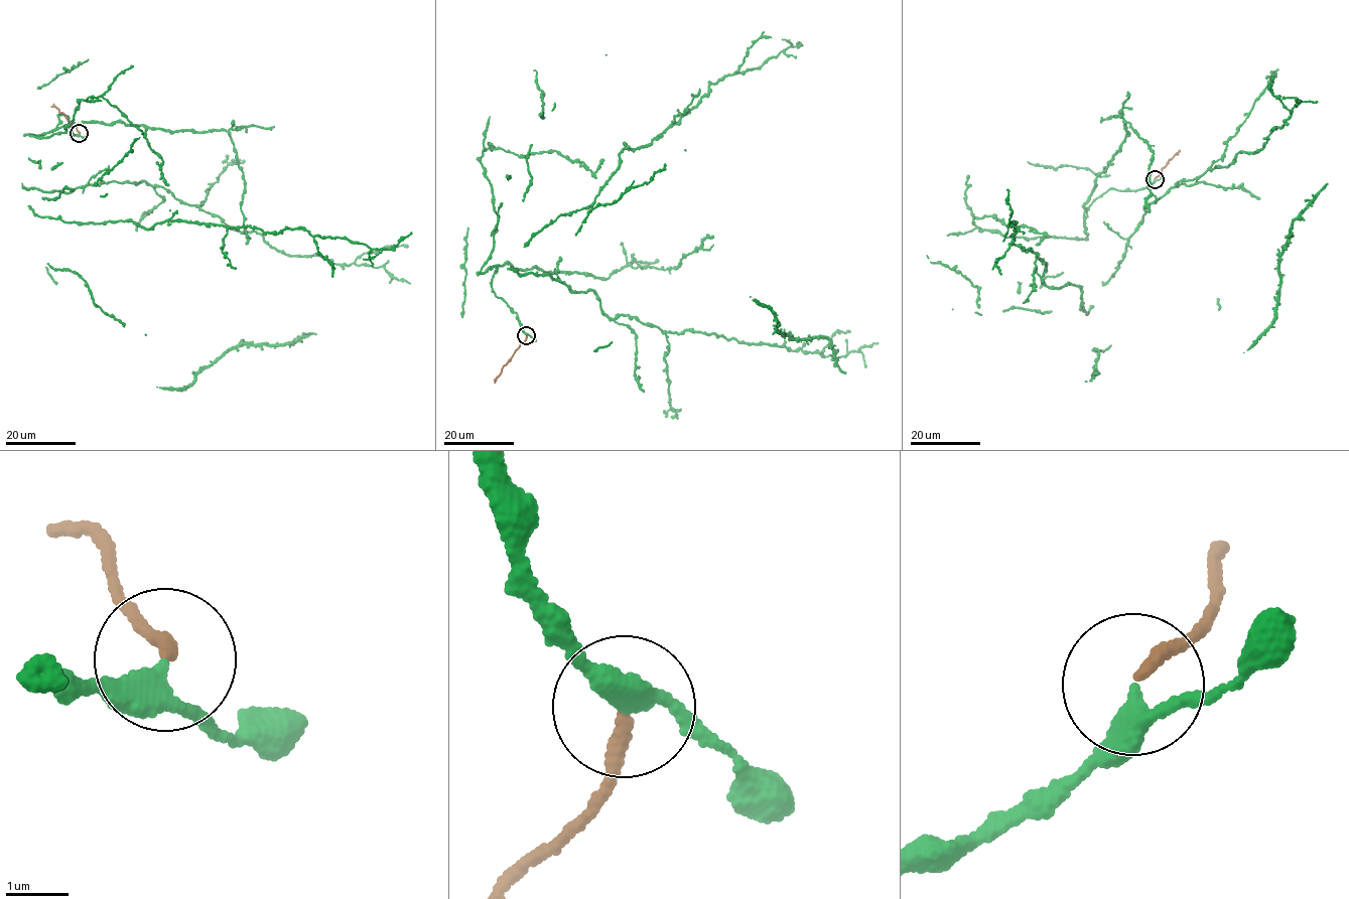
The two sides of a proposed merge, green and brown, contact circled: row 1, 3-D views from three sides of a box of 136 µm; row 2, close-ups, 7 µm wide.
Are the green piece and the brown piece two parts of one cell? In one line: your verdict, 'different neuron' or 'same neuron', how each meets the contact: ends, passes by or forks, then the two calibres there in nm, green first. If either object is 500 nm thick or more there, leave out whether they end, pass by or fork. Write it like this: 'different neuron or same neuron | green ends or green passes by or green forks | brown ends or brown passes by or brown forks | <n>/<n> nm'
different neuron | green passes by | brown ends | 280/200 nm

